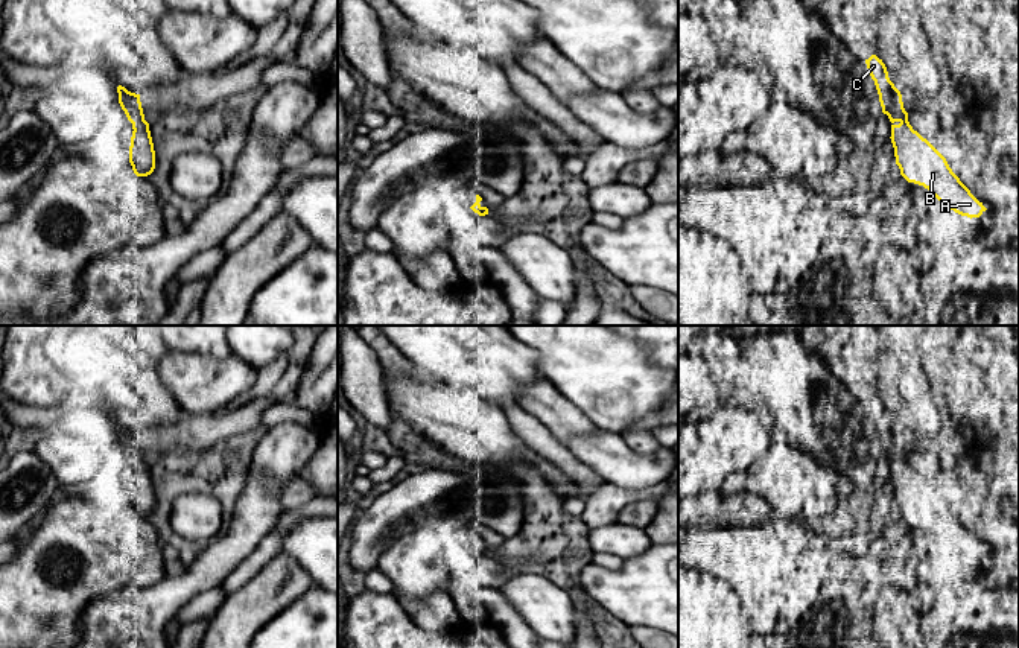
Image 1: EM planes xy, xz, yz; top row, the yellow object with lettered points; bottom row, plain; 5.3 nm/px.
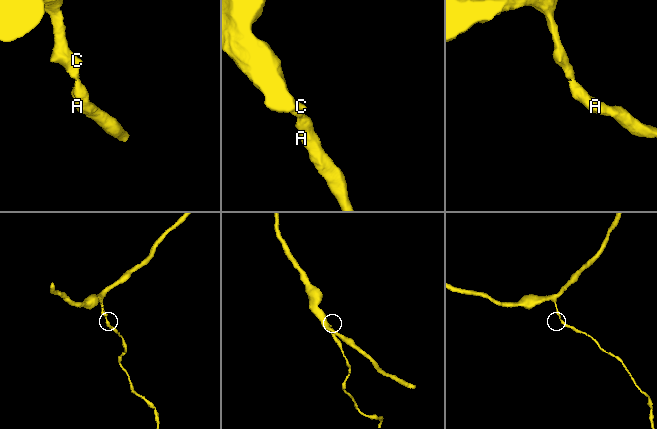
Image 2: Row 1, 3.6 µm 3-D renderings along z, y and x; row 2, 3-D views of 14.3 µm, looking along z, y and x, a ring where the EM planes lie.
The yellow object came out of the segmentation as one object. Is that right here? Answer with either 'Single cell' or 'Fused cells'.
Single cell

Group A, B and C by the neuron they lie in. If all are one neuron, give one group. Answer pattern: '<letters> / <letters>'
A B C

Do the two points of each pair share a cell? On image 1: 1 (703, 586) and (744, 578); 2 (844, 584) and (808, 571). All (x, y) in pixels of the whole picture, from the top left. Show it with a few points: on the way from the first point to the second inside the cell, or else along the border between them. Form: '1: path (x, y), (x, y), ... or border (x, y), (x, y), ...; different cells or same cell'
1: border (694, 568), (720, 577), (736, 595), (742, 612); different cells
2: border (829, 543), (828, 571), (815, 600), (808, 609); different cells

